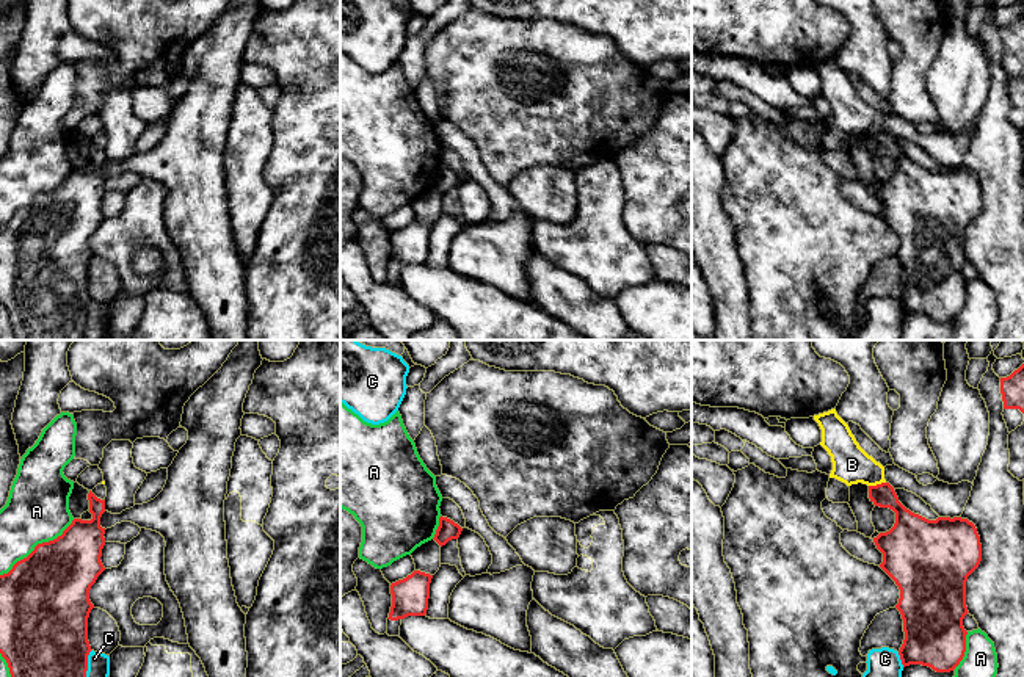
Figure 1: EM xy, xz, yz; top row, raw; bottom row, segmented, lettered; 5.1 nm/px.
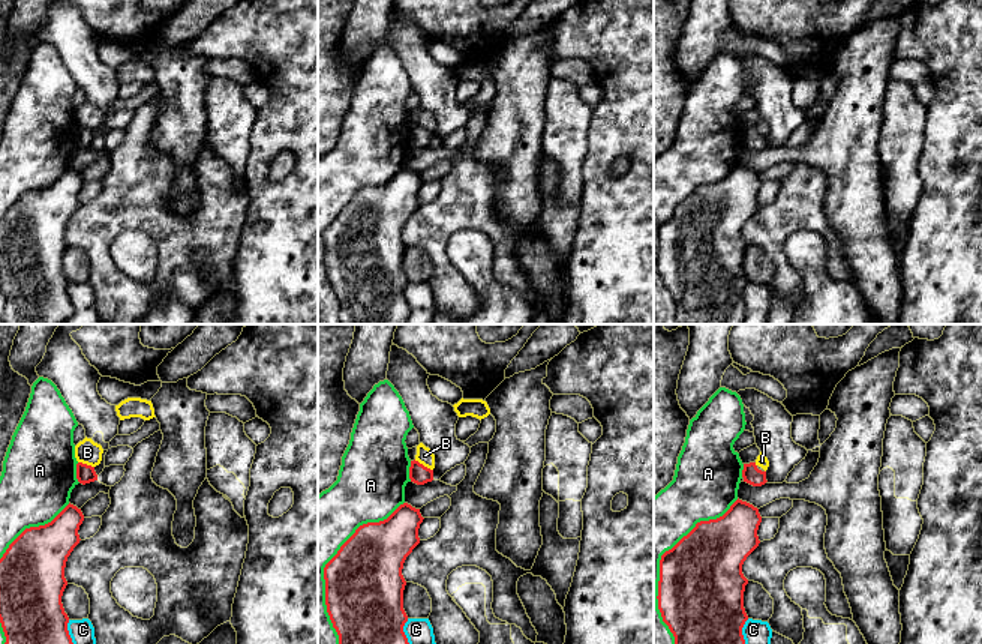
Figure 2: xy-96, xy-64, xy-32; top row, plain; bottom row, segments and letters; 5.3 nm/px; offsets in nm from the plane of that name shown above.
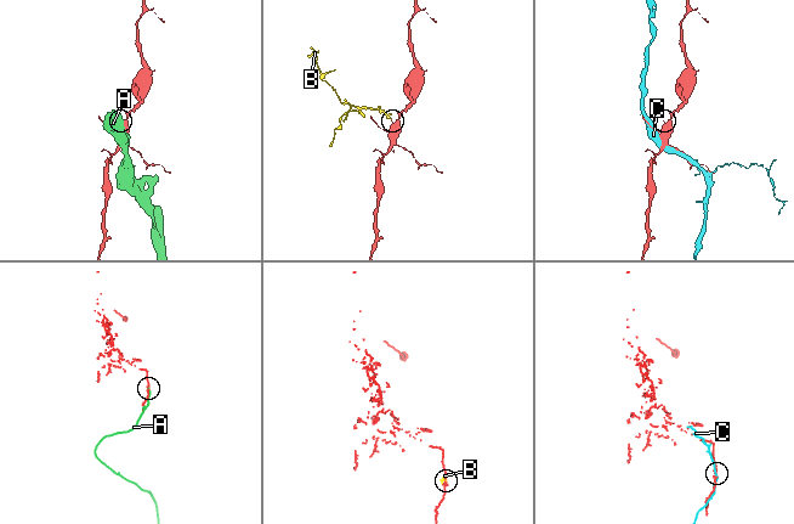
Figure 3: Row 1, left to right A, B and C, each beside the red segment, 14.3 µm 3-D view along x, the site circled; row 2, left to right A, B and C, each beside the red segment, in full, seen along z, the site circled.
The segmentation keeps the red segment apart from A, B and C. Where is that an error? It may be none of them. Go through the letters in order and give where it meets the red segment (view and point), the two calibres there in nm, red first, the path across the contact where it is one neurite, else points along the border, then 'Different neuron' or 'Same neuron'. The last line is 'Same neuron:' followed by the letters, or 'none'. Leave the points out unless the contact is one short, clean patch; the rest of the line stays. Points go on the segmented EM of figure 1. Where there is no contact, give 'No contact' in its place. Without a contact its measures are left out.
A: Touches red at xy (38, 544). Thickness 420 nm (red) against 320 nm. Different neuron
B: Touches red at yz (877, 485). Thickness 120 nm (red) against 190 nm. Boundary: yz (885, 481), (869, 486). Different neuron
C: Touches red at xy (87, 663). Thickness 420 nm (red) against 110 nm. Different neuron
Same neuron: none

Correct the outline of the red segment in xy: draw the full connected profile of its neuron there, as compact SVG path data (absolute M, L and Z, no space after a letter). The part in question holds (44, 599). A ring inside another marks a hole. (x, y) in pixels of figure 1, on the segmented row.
M88 494L91 520L74 519L53 541L38 544L8 574L0 575L0 653L11 677L86 677L88 617L94 605L89 589L105 570L100 556L105 500Z

